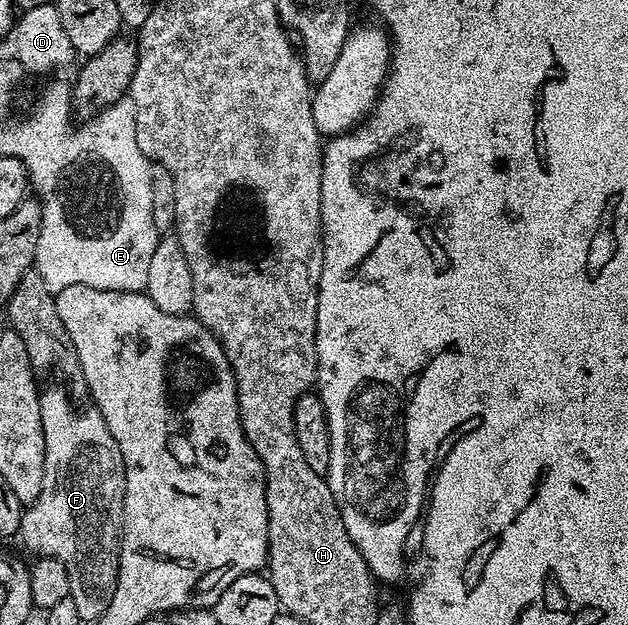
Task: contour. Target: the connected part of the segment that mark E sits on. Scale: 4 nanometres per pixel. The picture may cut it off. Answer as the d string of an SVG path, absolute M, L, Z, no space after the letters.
M131 99L118 100L104 109L104 128L100 128L100 140L96 140L96 148L92 148L92 156L88 156L88 164L84 164L84 176L80 176L80 184L84 184L84 188L88 188L88 184L92 184L92 188L100 184L100 188L112 188L112 192L64 192L64 184L60 184L60 192L52 192L52 196L48 196L48 212L42 212L42 234L38 238L35 270L40 272L52 293L61 292L66 290L66 286L75 284L97 288L103 292L138 292L147 289L150 258L154 258L158 233L150 218L150 164L138 150L136 111Z

